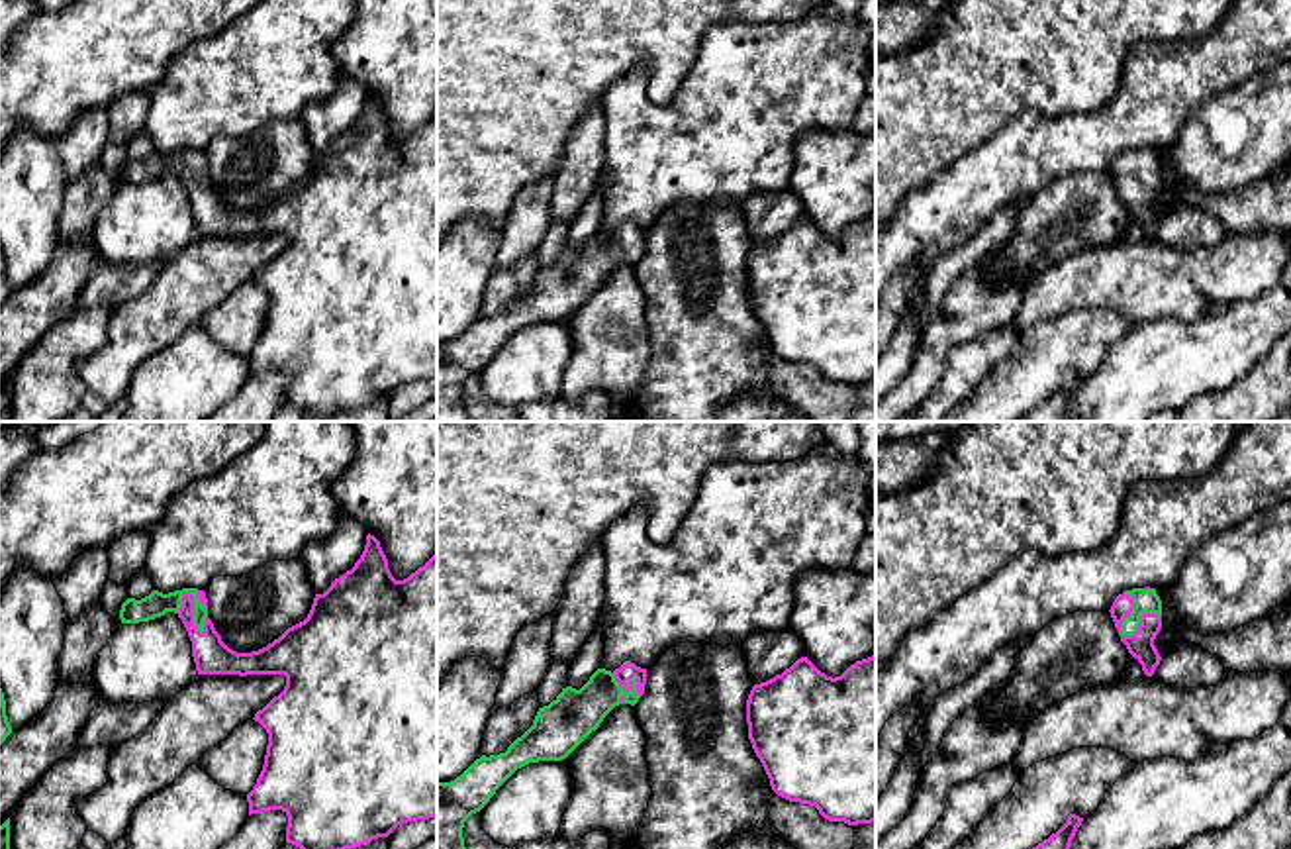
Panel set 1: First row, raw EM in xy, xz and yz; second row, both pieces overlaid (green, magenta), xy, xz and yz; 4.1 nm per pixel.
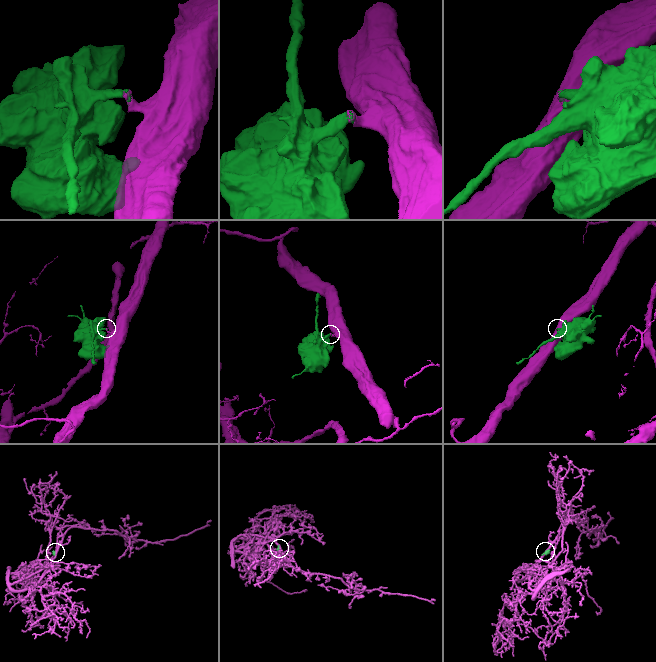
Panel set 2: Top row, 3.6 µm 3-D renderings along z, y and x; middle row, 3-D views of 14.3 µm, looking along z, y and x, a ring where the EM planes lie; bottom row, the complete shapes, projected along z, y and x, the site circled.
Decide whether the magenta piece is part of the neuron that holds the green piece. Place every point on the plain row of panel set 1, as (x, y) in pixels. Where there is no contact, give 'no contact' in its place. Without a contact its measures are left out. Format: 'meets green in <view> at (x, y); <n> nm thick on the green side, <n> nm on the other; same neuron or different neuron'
meets green in xy at (194, 173); 100 nm thick on the green side, 150 nm on the other; same neuron

